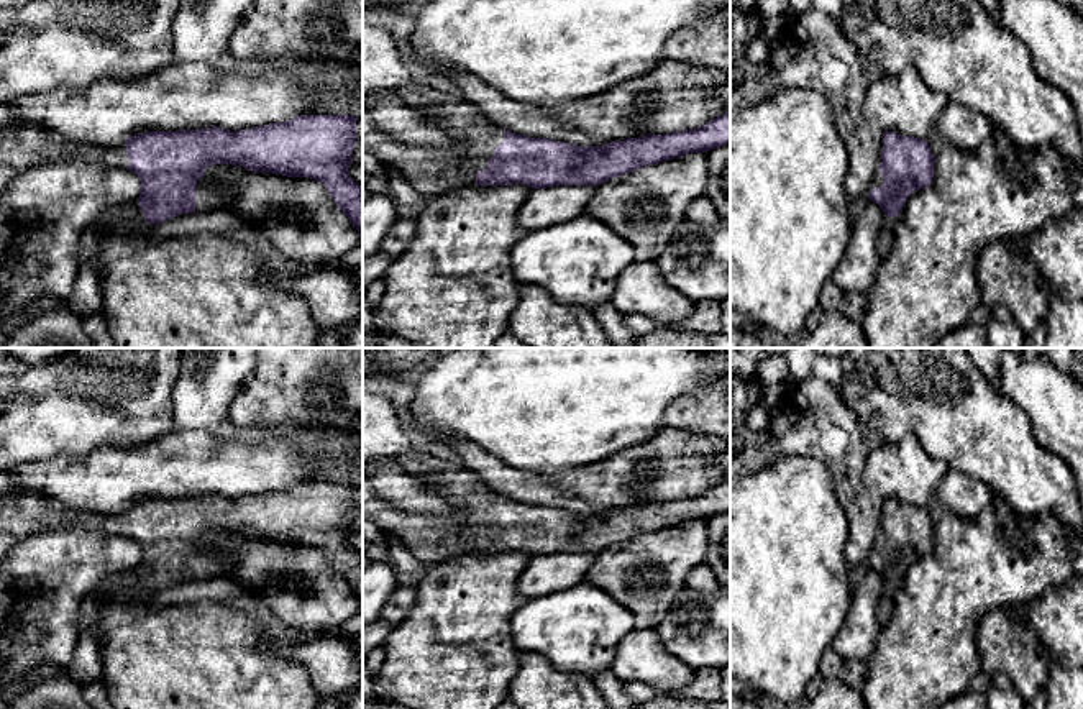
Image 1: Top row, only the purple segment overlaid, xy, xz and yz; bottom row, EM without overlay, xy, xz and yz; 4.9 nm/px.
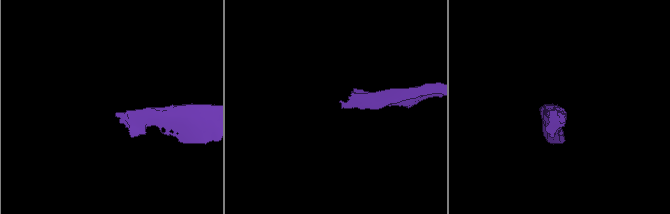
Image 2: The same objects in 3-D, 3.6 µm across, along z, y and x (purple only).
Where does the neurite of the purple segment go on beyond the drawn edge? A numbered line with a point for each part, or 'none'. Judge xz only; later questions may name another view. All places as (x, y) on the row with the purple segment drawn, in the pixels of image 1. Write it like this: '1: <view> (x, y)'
1: xz (430, 171)

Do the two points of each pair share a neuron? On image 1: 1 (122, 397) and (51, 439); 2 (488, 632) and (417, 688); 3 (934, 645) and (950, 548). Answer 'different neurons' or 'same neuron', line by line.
1: same neuron
2: same neuron
3: same neuron

